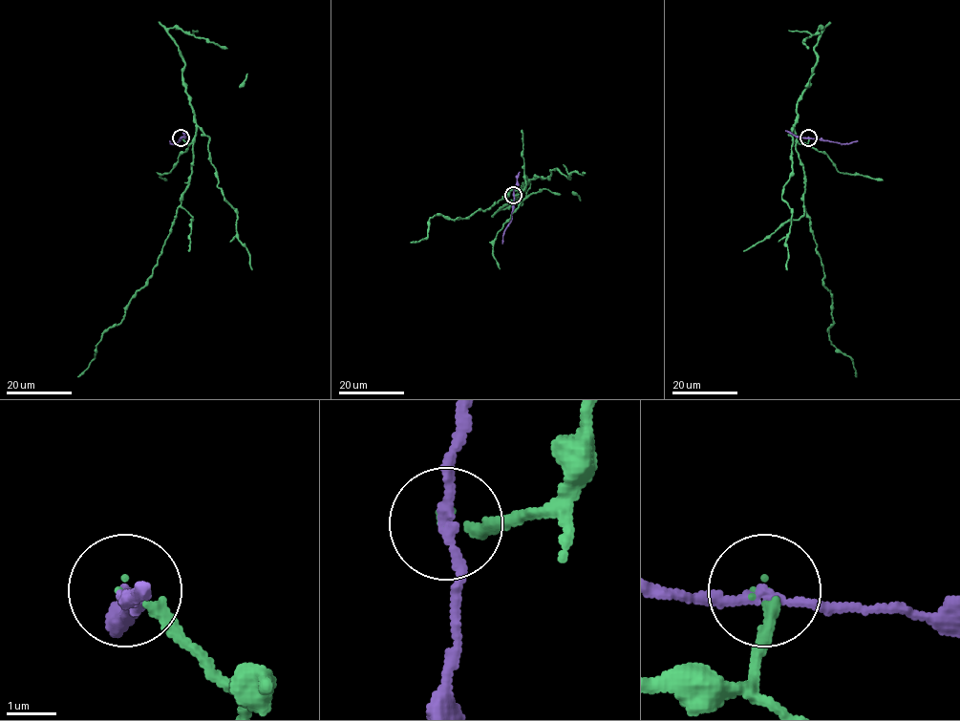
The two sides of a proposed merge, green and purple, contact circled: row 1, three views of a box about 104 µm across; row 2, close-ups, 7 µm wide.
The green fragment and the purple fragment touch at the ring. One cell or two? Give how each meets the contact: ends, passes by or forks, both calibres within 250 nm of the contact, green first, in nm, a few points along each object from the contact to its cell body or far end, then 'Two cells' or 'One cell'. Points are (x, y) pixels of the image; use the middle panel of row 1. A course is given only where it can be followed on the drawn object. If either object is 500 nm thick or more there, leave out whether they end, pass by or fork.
At the ring green ends. At the ring purple passes by. Thickness 70 nm (green) against 180 nm. Course of green: (513, 195), (526, 182), (523, 191), (511, 190), (486, 210), (464, 218), (435, 215), (427, 236), (411, 243). Course of purple: (513, 195), (510, 222), (504, 230), (502, 243). Two cells

